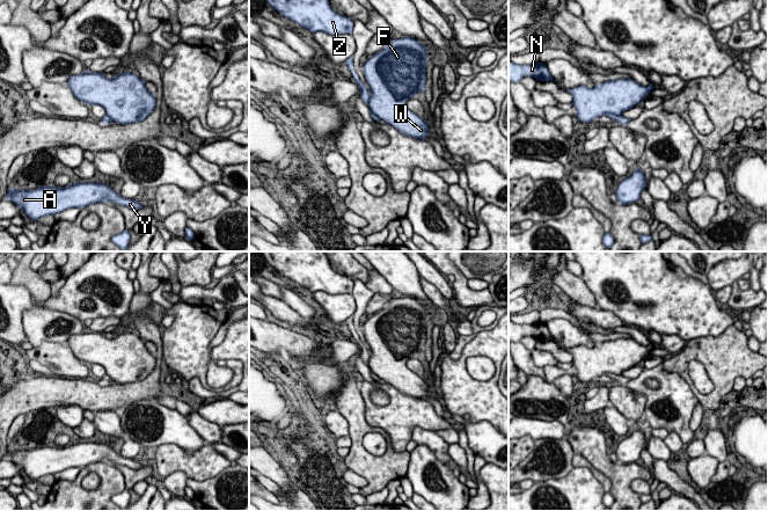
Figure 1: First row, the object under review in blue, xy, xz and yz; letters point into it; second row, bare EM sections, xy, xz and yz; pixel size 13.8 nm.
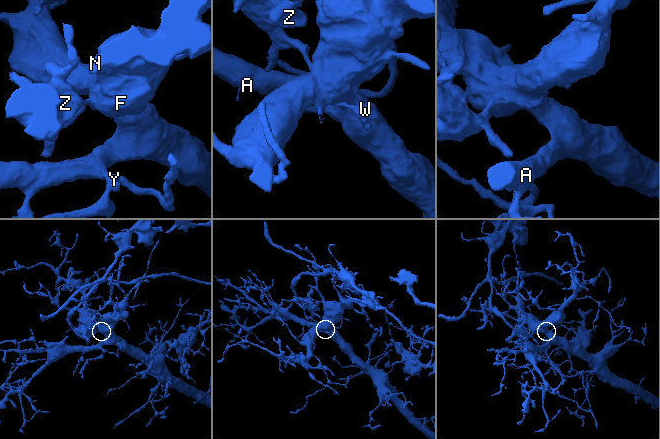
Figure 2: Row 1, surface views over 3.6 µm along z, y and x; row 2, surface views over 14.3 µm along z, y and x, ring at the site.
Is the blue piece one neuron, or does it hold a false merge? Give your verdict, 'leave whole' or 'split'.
split

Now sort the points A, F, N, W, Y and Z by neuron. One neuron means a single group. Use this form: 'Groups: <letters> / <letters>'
Groups: A F N W Y / Z

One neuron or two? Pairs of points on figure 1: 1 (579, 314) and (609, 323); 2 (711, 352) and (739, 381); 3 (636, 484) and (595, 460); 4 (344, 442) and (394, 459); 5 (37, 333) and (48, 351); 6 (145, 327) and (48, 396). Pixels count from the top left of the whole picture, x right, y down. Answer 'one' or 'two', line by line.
1: one
2: two
3: two
4: two
5: two
6: one

